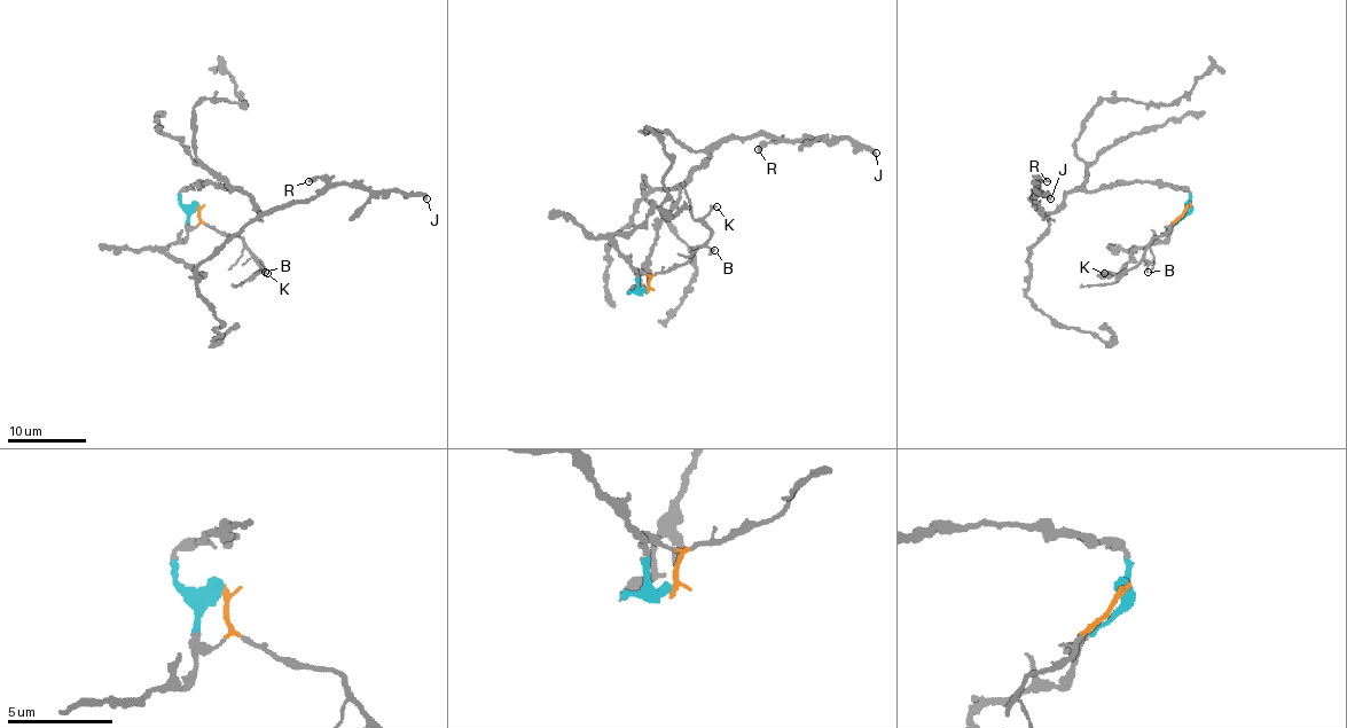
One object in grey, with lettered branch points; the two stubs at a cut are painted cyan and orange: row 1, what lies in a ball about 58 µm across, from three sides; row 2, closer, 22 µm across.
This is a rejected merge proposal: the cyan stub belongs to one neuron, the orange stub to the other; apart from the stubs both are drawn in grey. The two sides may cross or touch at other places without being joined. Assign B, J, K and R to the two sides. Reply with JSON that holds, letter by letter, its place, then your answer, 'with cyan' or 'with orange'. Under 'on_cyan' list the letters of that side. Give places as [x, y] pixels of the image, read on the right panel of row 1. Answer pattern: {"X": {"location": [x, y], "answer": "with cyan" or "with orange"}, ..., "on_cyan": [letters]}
{"B": {"location": [1148, 272], "answer": "with orange"}, "J": {"location": [1050, 198], "answer": "with cyan"}, "K": {"location": [1104, 273], "answer": "with orange"}, "R": {"location": [1047, 181], "answer": "with cyan"}, "on_cyan": ["J", "R"]}

